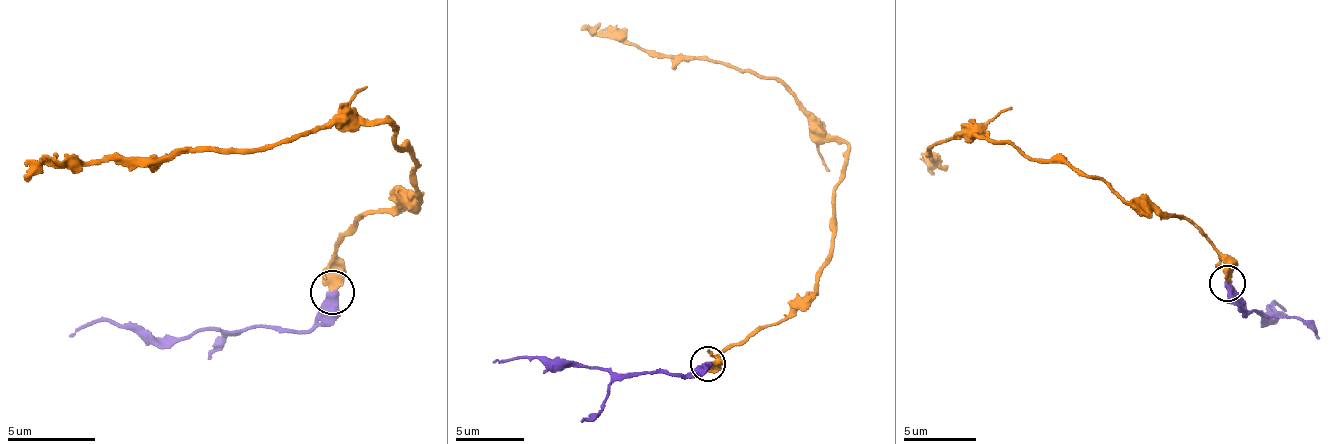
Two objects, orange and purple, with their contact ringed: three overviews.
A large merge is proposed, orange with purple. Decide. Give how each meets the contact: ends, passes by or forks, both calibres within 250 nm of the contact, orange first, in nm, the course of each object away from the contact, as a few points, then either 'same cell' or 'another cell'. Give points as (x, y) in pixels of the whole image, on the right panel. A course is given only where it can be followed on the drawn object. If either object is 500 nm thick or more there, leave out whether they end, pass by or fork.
orange ends | purple ends | 440/480 nm | orange via (1228, 284), (1228, 258), (1182, 215), (1156, 216), (1063, 162), (952, 134), (929, 151), (941, 158), (928, 170) | purple via (1228, 284), (1243, 309), (1242, 316), (1265, 314), (1260, 314), (1275, 319), (1271, 304), (1276, 303), (1288, 314) | same cell

